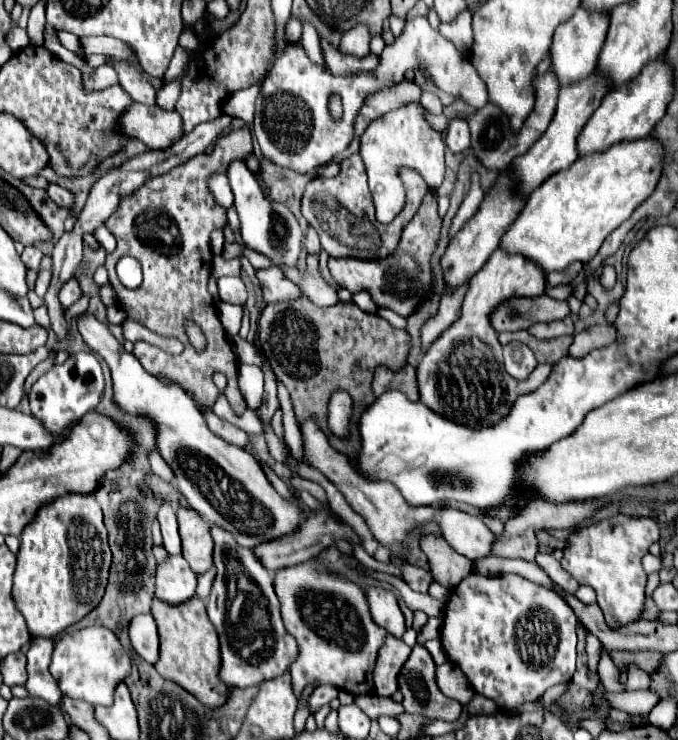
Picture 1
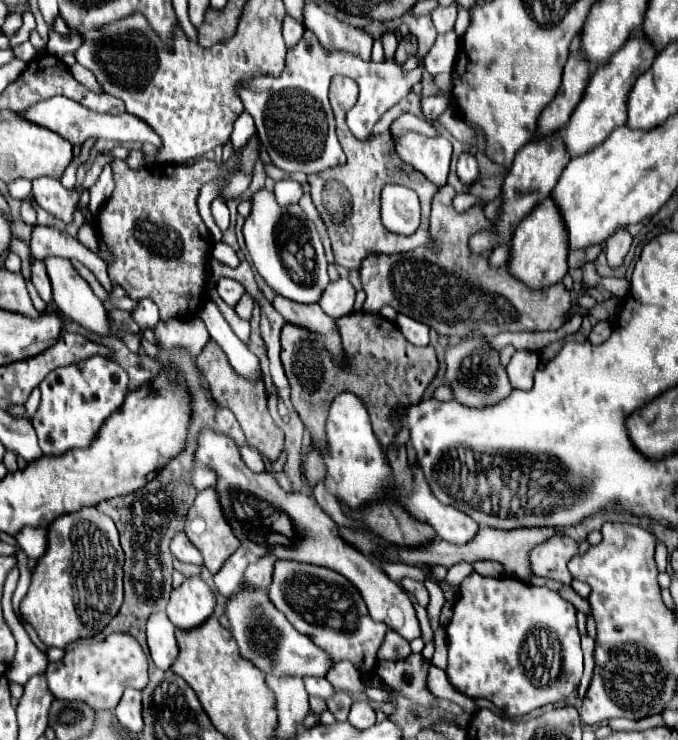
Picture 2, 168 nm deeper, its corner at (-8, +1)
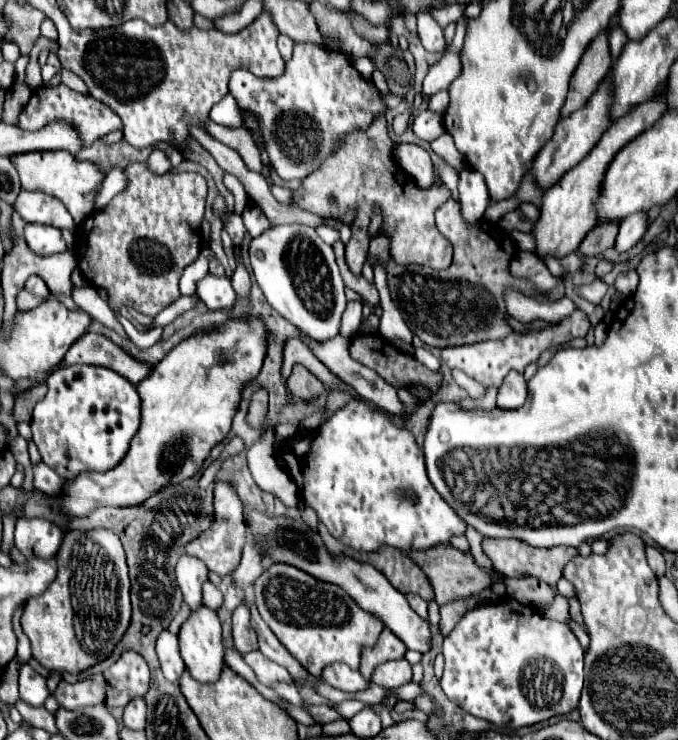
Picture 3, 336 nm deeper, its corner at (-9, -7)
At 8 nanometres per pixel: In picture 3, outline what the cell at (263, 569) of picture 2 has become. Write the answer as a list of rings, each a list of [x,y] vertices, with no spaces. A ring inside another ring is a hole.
[[[239,604],[233,612],[233,646],[243,656],[257,648],[257,636],[249,624],[249,608]]]

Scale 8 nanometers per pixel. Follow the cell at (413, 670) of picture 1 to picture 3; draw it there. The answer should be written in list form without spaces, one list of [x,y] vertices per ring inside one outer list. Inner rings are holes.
[[[405,658],[395,660],[395,662],[385,662],[373,670],[371,680],[377,686],[389,688],[389,690],[397,688],[405,682],[411,682],[411,664]]]

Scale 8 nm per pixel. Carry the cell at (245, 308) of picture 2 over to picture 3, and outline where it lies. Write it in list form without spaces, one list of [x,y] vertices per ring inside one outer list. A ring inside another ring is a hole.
[[[235,246],[235,262],[237,262],[237,268],[235,268],[235,274],[231,278],[231,284],[233,284],[233,288],[237,290],[239,296],[247,296],[249,288],[251,288],[251,280],[249,280],[249,274],[247,274],[243,262],[241,262],[239,246]]]

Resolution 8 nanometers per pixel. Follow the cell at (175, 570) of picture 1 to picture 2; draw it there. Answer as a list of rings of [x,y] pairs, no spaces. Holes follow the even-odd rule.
[[[190,576],[178,588],[172,588],[166,614],[176,628],[182,630],[196,628],[212,612],[214,612],[214,596],[200,576]]]

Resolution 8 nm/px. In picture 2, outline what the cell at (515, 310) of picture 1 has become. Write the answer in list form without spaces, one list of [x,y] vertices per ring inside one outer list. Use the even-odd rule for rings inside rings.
[[[444,184],[432,200],[430,236],[438,252],[416,248],[404,254],[370,254],[362,260],[360,284],[366,292],[364,312],[378,314],[384,306],[392,306],[396,312],[450,338],[462,338],[474,330],[492,338],[500,332],[558,330],[564,326],[572,308],[572,296],[562,282],[544,290],[530,290],[520,280],[512,280],[504,268],[490,268],[488,254],[472,254],[468,250],[470,236],[488,228],[490,220],[486,220],[480,206],[458,214],[452,208],[454,194],[454,188]]]

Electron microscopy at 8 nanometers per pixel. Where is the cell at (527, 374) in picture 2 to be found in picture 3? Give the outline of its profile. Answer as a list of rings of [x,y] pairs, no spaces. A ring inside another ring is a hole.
[[[509,372],[497,392],[497,408],[505,410],[519,408],[525,404],[525,398],[527,398],[527,382],[523,374]]]

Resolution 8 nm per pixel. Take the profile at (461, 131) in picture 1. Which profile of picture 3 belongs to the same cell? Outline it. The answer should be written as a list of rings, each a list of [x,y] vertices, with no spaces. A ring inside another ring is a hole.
[[[463,168],[459,172],[459,204],[461,216],[467,224],[483,220],[489,206],[489,192],[485,188],[485,180],[483,176],[479,176],[479,172],[473,172],[471,168]]]

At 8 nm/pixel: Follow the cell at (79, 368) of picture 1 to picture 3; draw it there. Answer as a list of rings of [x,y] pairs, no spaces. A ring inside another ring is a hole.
[[[73,364],[57,368],[47,380],[49,392],[35,406],[31,418],[33,442],[43,462],[63,480],[81,472],[107,472],[129,450],[141,424],[141,398],[137,388],[117,372],[103,366]]]

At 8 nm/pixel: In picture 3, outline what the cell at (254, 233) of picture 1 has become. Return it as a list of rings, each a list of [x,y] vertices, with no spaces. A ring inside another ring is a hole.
[[[283,224],[283,226],[273,226],[265,234],[257,236],[251,240],[249,248],[251,256],[251,266],[253,274],[257,278],[259,288],[263,290],[267,302],[285,318],[289,320],[297,330],[301,330],[305,336],[309,336],[315,342],[325,342],[331,340],[333,336],[339,334],[341,328],[341,316],[345,312],[347,300],[345,300],[345,284],[339,274],[337,262],[333,248],[327,246],[313,228],[309,226],[299,226],[299,224]]]

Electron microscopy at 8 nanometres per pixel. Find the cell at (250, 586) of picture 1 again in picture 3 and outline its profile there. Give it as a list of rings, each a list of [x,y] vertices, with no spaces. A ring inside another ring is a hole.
[[[339,662],[333,666],[327,666],[321,678],[327,680],[331,686],[345,692],[361,692],[361,690],[367,690],[369,686],[369,680],[365,680],[357,670],[351,670],[349,666]]]

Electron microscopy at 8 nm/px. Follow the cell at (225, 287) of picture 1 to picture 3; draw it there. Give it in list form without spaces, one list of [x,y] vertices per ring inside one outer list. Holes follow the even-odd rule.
[[[207,274],[203,280],[197,282],[197,296],[205,302],[209,310],[231,308],[235,302],[235,290],[225,276]]]

